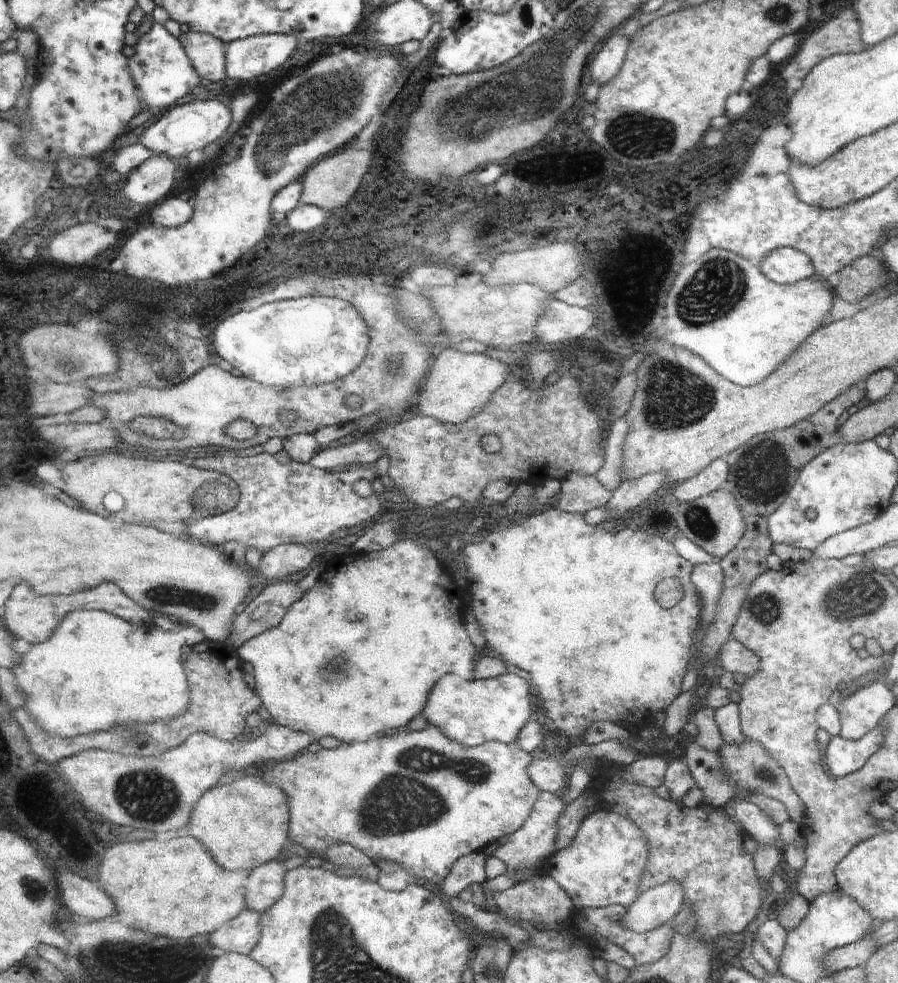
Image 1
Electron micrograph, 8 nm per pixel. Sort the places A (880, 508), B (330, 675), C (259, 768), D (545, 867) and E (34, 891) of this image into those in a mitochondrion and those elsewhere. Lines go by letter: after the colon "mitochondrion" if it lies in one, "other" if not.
A: other
B: mitochondrion
C: other
D: other
E: mitochondrion

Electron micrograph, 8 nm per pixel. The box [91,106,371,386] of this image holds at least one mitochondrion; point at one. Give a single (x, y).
(172, 362)

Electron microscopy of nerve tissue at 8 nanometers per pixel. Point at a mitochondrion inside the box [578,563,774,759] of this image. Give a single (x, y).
(631, 611)

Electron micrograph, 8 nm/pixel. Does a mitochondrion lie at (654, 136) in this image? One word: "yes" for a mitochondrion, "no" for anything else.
yes

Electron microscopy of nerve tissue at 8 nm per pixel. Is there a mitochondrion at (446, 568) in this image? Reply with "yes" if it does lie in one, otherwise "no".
no

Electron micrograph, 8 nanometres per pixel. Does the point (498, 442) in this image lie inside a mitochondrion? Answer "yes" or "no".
yes

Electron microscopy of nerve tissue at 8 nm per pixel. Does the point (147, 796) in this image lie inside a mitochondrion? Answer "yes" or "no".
yes

